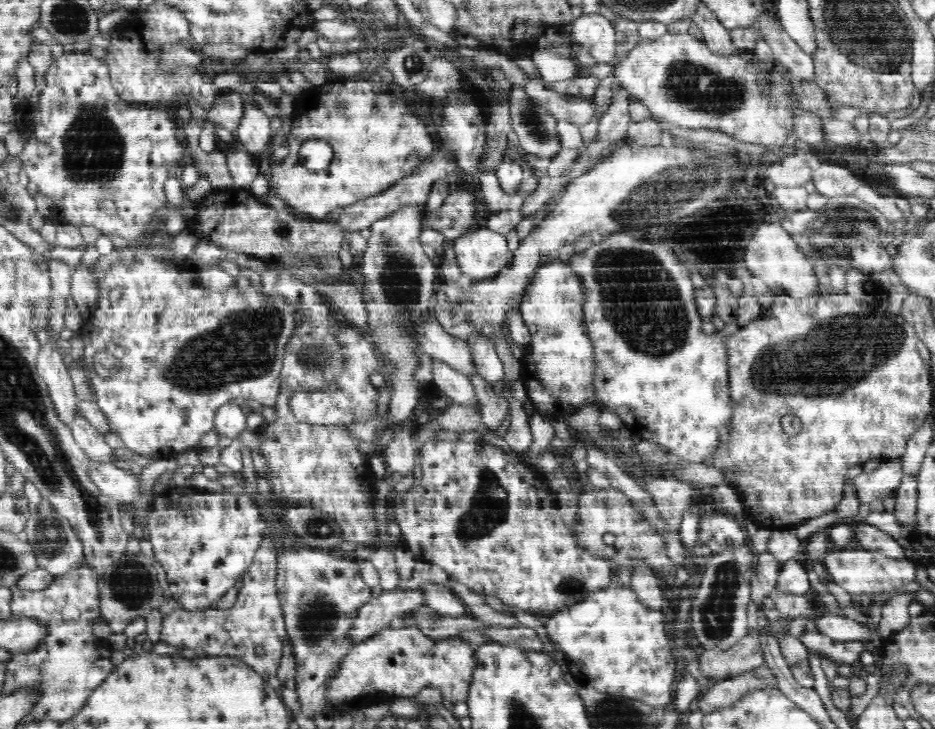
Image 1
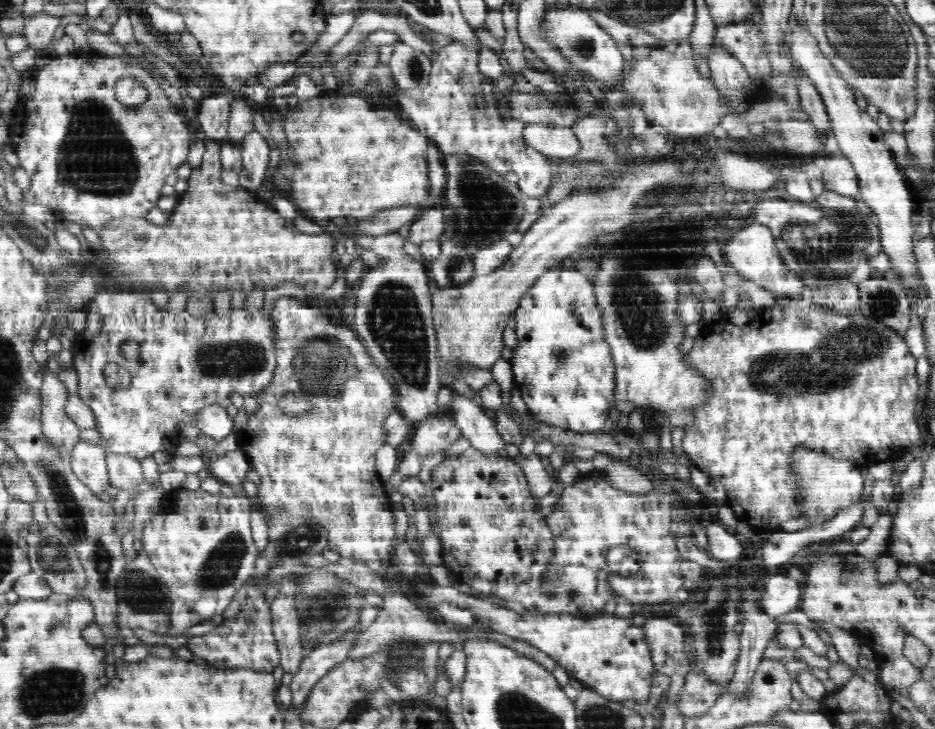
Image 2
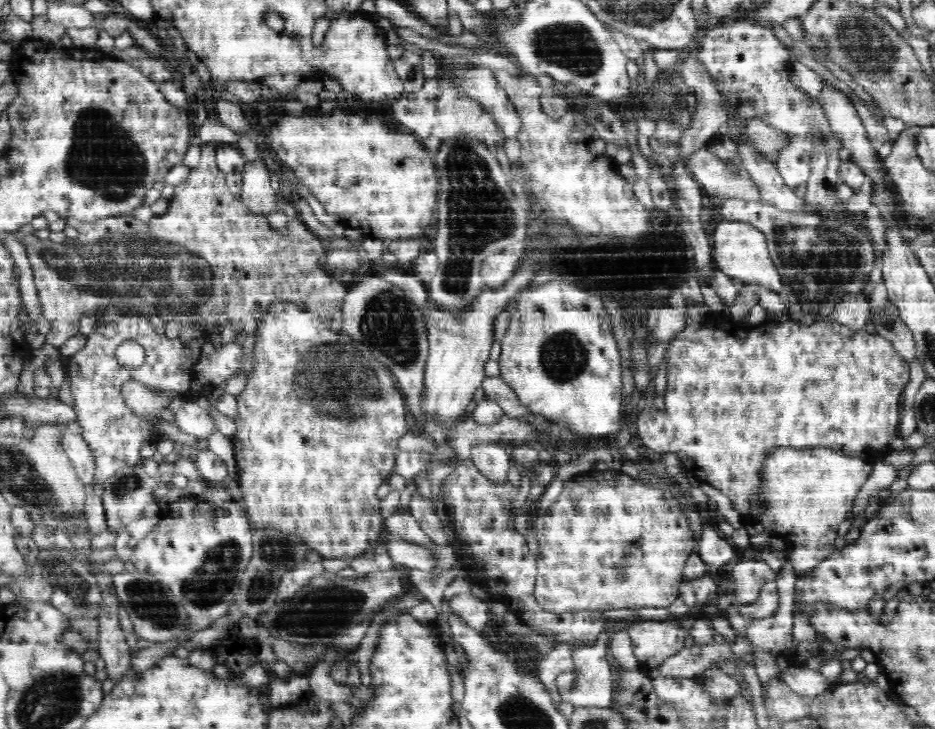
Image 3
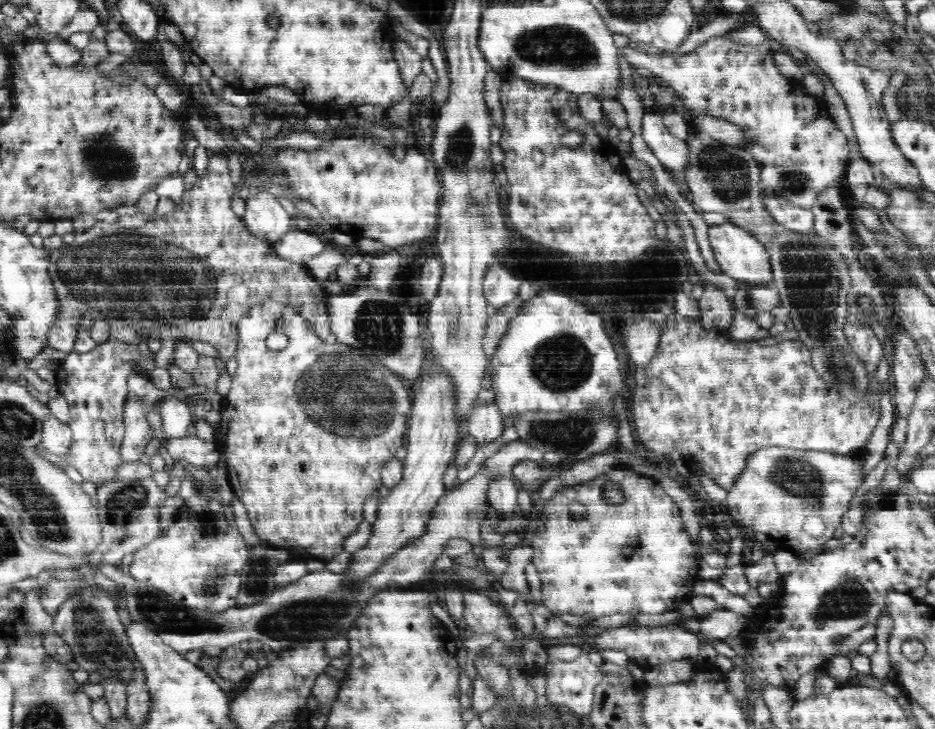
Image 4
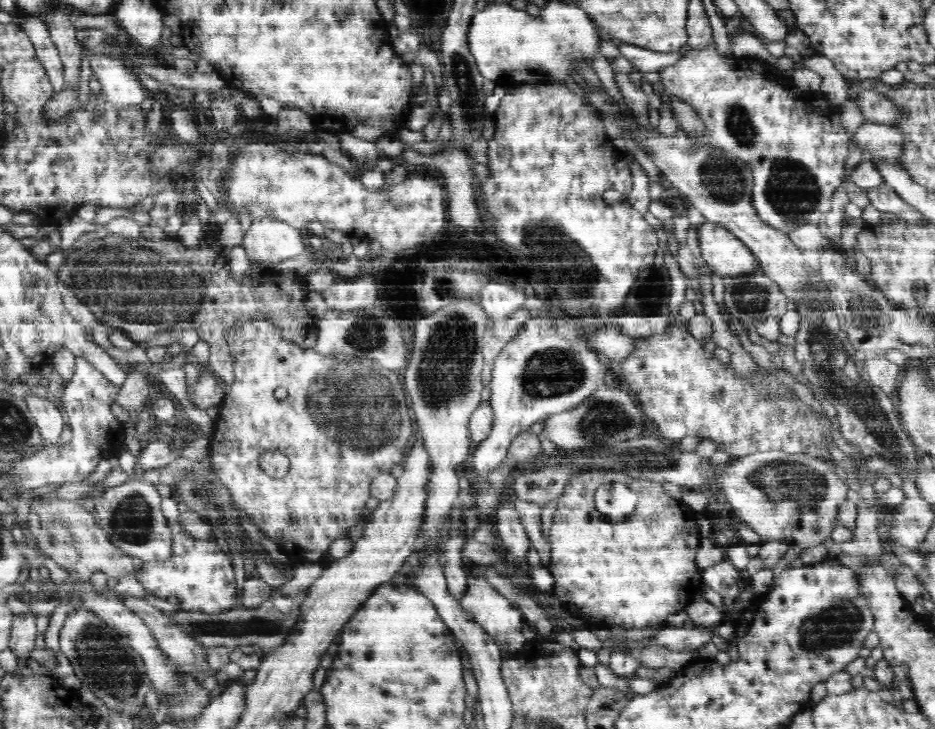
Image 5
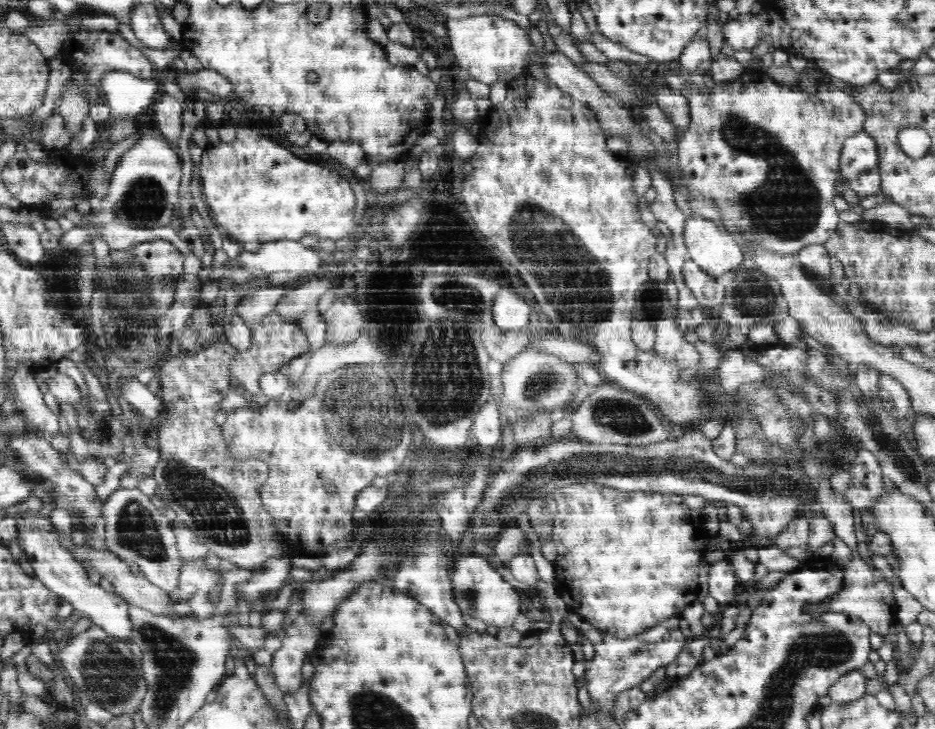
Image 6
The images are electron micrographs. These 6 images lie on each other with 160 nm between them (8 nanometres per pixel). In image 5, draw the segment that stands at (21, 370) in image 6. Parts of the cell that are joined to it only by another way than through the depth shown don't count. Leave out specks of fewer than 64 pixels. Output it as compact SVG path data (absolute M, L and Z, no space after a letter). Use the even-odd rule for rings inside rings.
M31 392L24 396L24 403L26 403L26 407L28 407L28 411L40 431L42 443L45 446L56 445L62 430L64 430L64 420L58 404L39 398Z

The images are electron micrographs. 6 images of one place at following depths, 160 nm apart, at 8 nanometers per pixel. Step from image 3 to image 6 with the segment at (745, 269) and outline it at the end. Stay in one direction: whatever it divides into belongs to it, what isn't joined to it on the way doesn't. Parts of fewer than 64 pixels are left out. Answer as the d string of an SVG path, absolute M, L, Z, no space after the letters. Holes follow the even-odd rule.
M694 214L687 218L683 230L688 258L707 275L719 277L738 271L747 258L745 250L733 235L714 221Z

